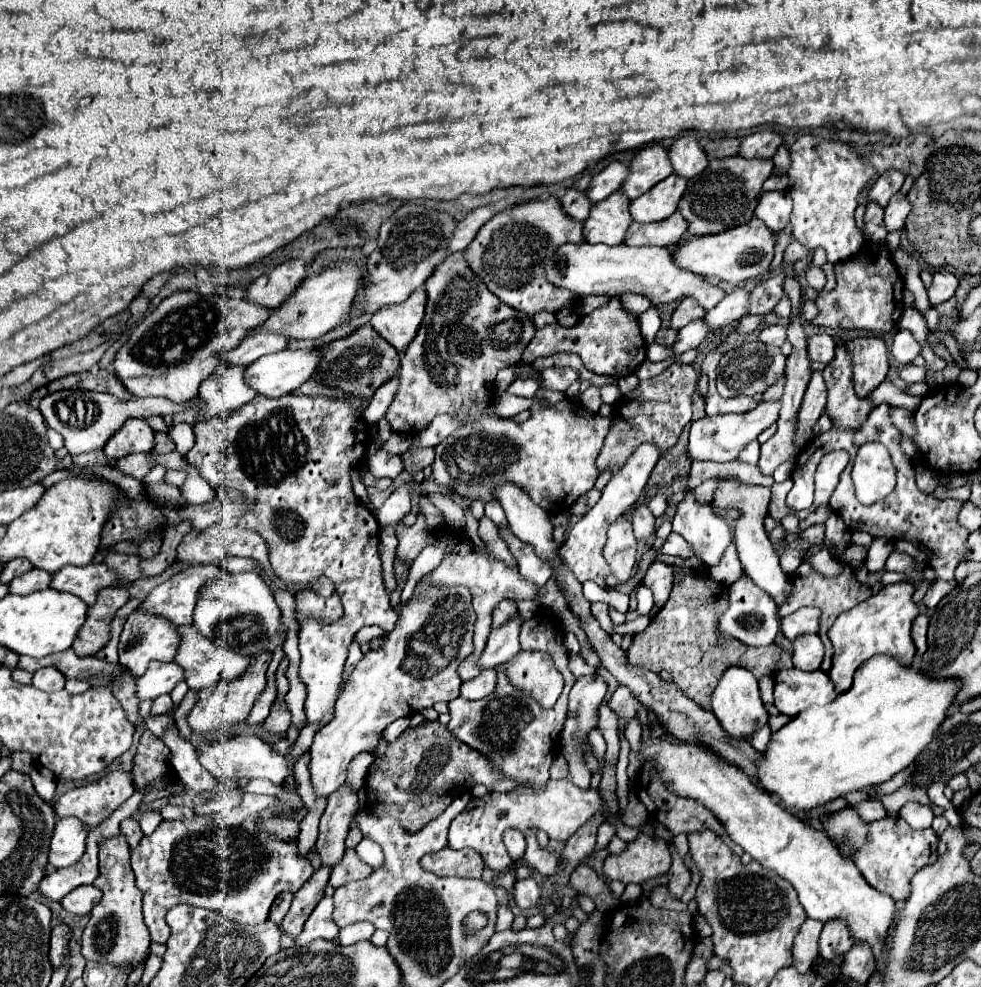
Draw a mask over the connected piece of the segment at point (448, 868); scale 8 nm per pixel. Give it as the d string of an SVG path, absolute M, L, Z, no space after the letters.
M441 849L435 855L425 855L421 865L427 871L433 871L441 877L473 877L479 879L483 875L483 861L473 849L453 851Z

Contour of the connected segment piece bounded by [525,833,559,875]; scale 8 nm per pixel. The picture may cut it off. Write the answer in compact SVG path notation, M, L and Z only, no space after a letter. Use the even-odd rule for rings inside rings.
M527 833L525 839L527 839L527 851L525 851L527 865L531 869L539 871L541 875L553 875L555 869L557 869L557 865L559 865L559 859L555 859L555 855L549 853L549 851L539 849L535 833Z

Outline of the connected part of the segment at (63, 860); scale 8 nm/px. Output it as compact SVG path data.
M75 817L61 818L55 825L55 833L51 837L49 865L55 869L69 867L81 859L85 851L87 831L81 829L81 820Z

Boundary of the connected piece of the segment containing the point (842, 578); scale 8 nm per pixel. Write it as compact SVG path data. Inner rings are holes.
M847 545L843 549L841 555L837 555L839 563L843 565L843 573L835 579L825 579L819 571L815 571L811 567L811 563L803 561L799 565L799 569L791 575L791 583L793 583L793 589L791 589L791 595L787 597L787 601L779 607L779 617L785 617L785 615L791 615L793 611L805 607L805 605L813 605L813 607L819 607L821 609L821 625L819 625L819 637L825 645L825 657L823 657L823 663L821 663L821 671L829 671L831 669L831 655L833 655L833 647L831 647L831 641L827 637L827 631L829 627L833 625L833 621L843 613L843 611L849 611L853 609L855 605L859 605L861 601L869 599L873 595L873 589L869 585L867 579L861 579L861 573L867 573L865 569L865 555L867 555L867 547L859 547L859 545Z

